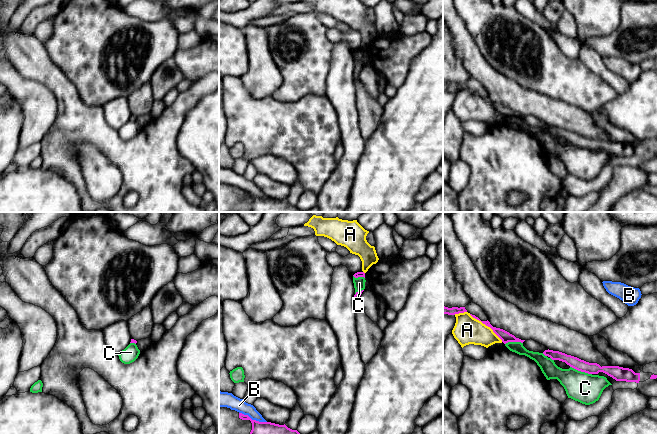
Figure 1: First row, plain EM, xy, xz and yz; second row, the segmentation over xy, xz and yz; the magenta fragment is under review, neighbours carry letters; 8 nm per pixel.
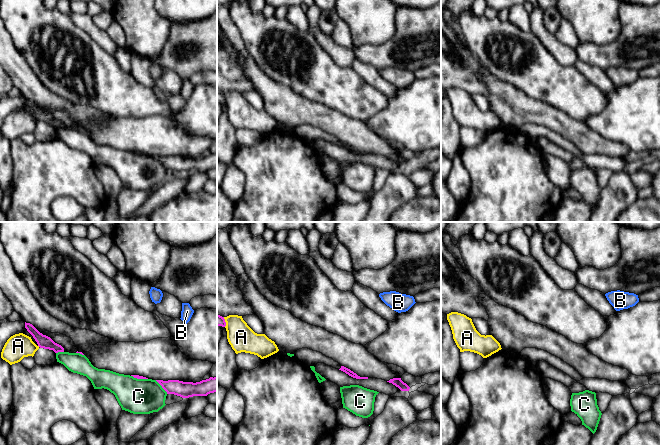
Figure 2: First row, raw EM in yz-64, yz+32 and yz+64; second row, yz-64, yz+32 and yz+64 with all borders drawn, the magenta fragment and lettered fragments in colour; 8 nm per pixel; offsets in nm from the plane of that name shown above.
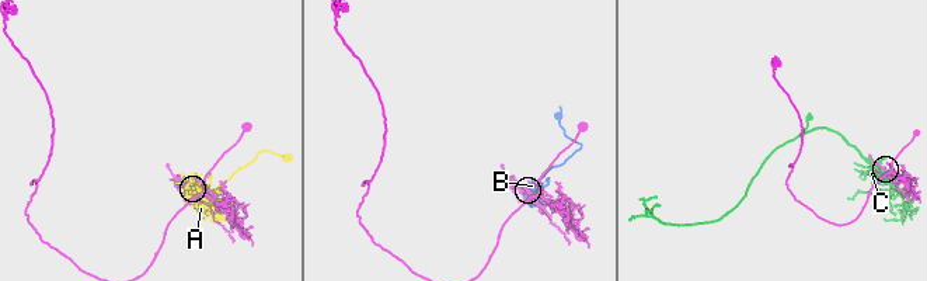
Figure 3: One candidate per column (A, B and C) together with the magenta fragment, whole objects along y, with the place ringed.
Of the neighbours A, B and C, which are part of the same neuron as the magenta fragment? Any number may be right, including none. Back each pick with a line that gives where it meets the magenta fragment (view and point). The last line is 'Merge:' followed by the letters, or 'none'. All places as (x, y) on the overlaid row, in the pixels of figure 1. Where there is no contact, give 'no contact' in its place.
Merge: none

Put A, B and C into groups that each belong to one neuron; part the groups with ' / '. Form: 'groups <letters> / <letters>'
groups A / B / C

